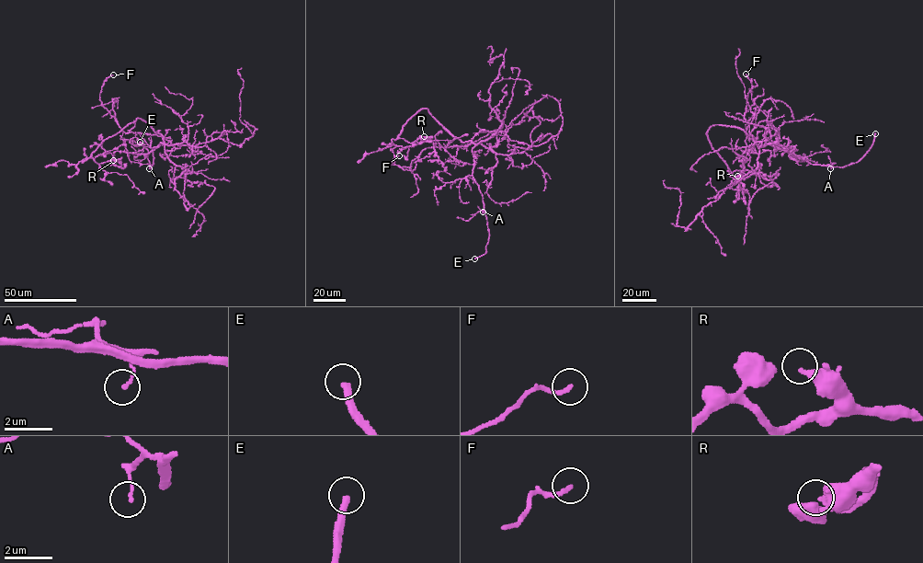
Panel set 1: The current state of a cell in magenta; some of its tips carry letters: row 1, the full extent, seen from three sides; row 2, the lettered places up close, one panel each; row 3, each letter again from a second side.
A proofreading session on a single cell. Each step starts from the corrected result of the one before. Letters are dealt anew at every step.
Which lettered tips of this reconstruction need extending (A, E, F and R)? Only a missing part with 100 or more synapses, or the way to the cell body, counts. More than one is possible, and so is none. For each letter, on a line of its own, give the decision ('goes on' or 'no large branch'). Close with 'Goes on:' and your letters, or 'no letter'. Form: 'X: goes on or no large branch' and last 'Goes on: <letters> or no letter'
A: no large branch
E: goes on
F: no large branch
R: no large branch
Goes on: E

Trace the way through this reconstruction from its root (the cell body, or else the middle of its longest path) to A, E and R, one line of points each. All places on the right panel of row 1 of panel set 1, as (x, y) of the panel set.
A: (757, 146), (779, 146), (811, 164), (830, 166), (830, 168)
E: (757, 146), (775, 145), (812, 164), (842, 167), (857, 162), (863, 155), (875, 133)
R: (757, 146), (739, 128), (718, 124), (708, 130), (712, 147), (733, 178), (741, 180), (741, 174), (737, 176)

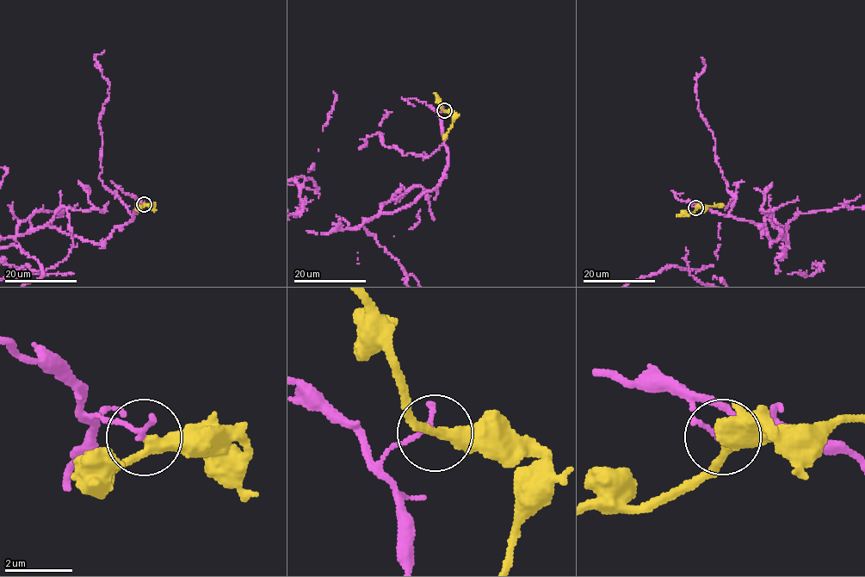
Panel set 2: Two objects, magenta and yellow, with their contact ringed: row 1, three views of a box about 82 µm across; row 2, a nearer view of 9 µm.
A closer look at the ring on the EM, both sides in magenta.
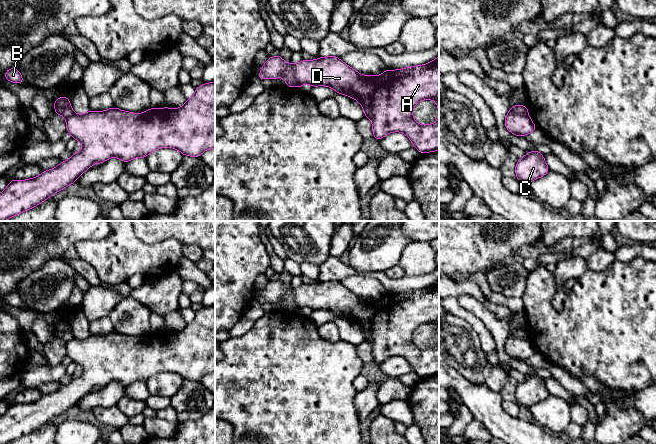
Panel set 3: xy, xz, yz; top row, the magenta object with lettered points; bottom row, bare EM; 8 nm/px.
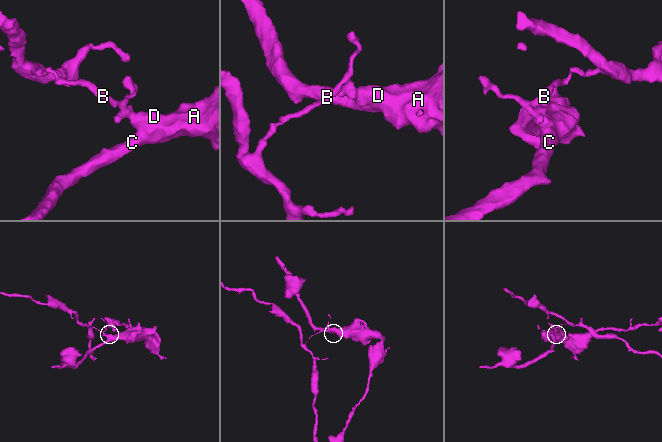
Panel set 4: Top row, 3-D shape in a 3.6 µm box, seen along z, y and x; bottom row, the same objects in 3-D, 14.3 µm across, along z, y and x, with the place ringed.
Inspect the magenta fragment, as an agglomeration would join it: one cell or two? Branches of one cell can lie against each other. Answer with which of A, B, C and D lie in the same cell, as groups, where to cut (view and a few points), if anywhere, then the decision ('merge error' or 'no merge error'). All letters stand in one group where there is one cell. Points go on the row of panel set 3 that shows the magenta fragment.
A C D / B | xz (292, 64), (294, 86) | merge error

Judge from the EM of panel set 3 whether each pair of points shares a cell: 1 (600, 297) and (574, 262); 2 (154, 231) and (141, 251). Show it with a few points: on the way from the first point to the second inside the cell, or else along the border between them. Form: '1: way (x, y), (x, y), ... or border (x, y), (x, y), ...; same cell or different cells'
1: border (587, 269), (564, 287); different cells
2: border (133, 231), (138, 238), (146, 243), (169, 240); different cells

